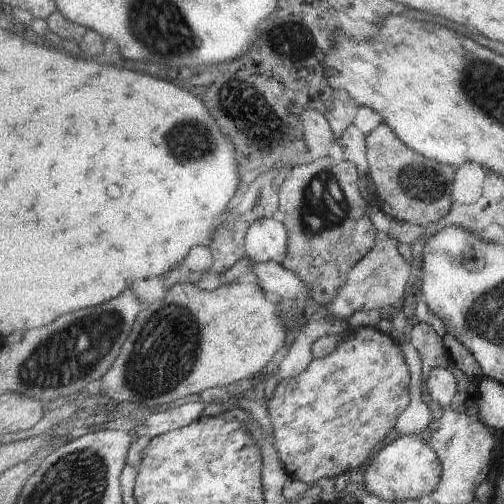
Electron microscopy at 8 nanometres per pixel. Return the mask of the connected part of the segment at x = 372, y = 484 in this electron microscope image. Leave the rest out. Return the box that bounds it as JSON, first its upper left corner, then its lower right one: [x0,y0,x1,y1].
[364,435,443,503]

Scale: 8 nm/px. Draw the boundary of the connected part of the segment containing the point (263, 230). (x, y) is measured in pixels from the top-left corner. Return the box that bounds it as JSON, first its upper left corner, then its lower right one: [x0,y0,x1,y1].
[245,217,288,264]

